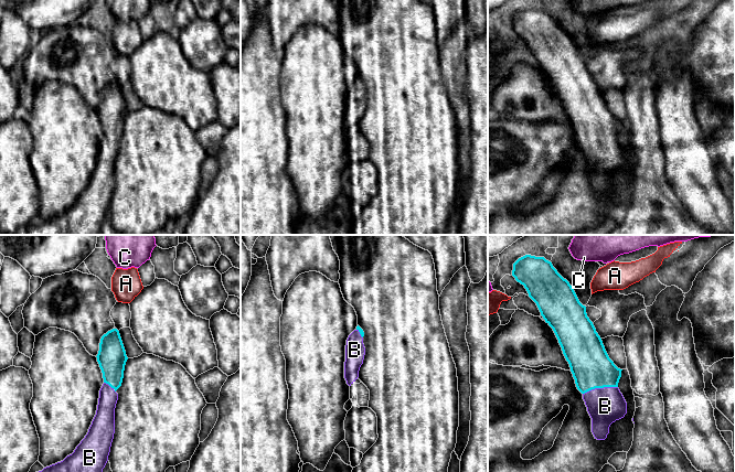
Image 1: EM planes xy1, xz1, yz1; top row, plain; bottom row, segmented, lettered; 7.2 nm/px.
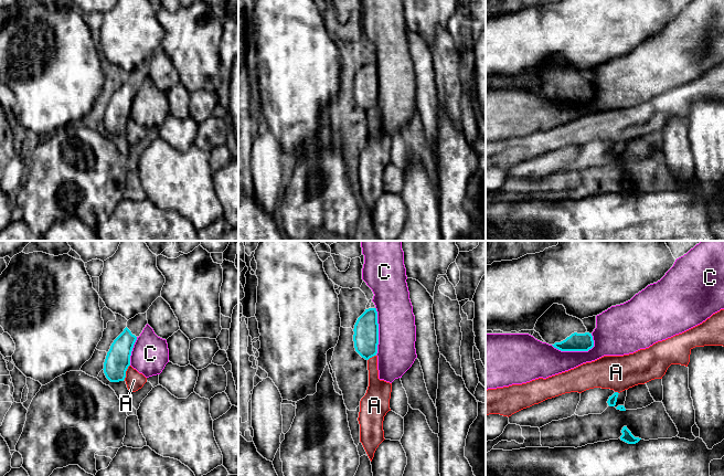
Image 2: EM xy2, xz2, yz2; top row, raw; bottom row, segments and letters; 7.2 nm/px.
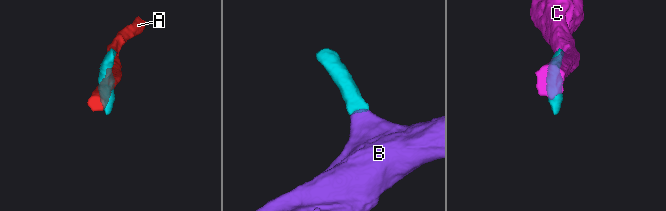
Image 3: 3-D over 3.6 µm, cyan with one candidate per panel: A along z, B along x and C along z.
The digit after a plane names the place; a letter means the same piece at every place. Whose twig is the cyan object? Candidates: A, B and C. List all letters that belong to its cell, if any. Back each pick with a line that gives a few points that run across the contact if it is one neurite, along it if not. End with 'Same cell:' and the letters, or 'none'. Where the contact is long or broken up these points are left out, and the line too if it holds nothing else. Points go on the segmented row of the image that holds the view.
B: yz1 (590, 366), (599, 387), (605, 406)
Same cell: B

